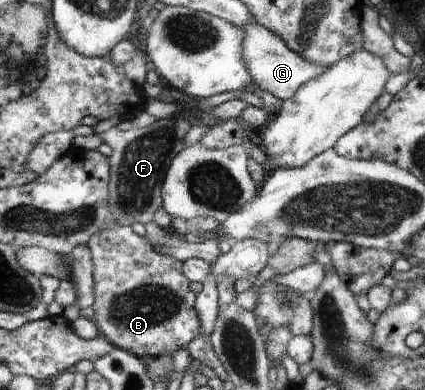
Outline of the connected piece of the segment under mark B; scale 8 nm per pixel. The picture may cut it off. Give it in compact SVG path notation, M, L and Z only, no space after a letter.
M118 224L115 227L105 227L103 231L95 233L95 237L89 239L87 243L95 279L93 322L97 326L98 334L114 347L125 349L137 358L146 355L172 357L177 350L186 349L187 345L201 333L195 310L196 295L189 289L190 282L182 273L182 263L169 255L161 254L131 229L131 226Z

